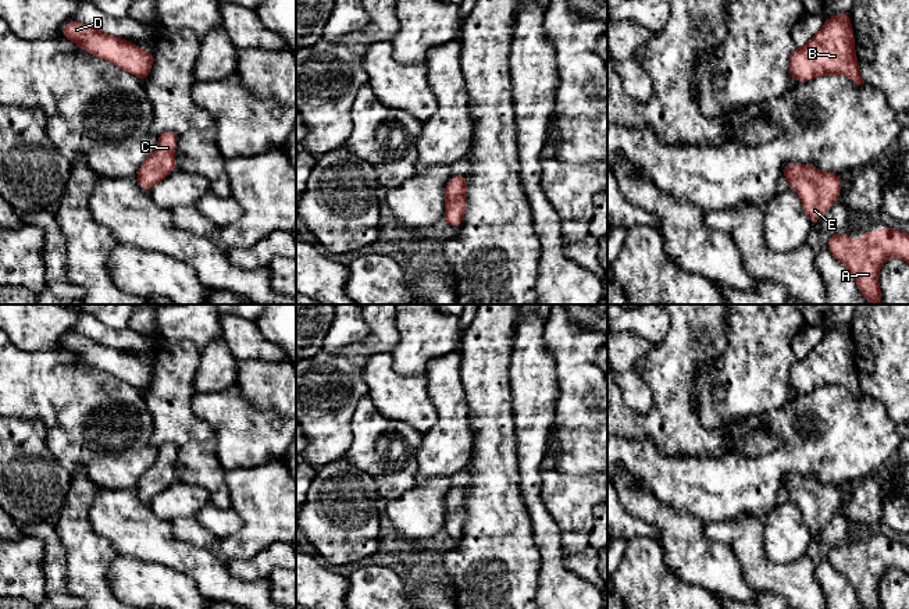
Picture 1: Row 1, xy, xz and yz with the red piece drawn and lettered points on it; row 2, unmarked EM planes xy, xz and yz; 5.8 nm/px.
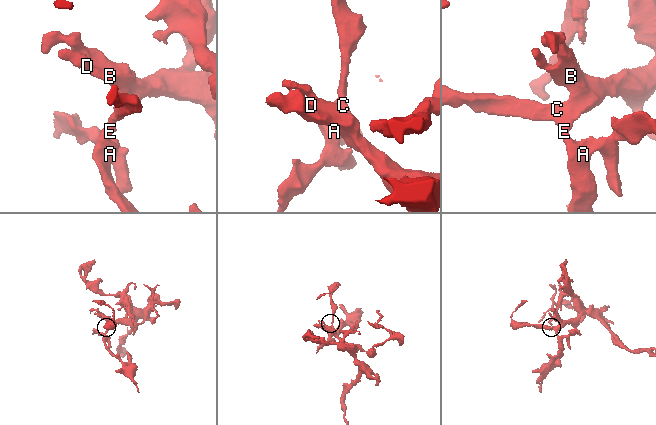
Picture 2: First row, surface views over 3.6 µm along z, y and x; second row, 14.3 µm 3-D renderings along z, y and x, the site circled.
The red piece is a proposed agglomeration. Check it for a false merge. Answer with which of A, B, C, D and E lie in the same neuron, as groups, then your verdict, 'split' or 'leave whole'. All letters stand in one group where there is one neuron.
A B C D E; leave whole

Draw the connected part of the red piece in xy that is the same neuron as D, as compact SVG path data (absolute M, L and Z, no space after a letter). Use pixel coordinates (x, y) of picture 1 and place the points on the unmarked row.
M72 331L63 338L61 348L142 392L146 392L150 385L154 373L153 363L142 362L129 352L107 346L100 341Z

